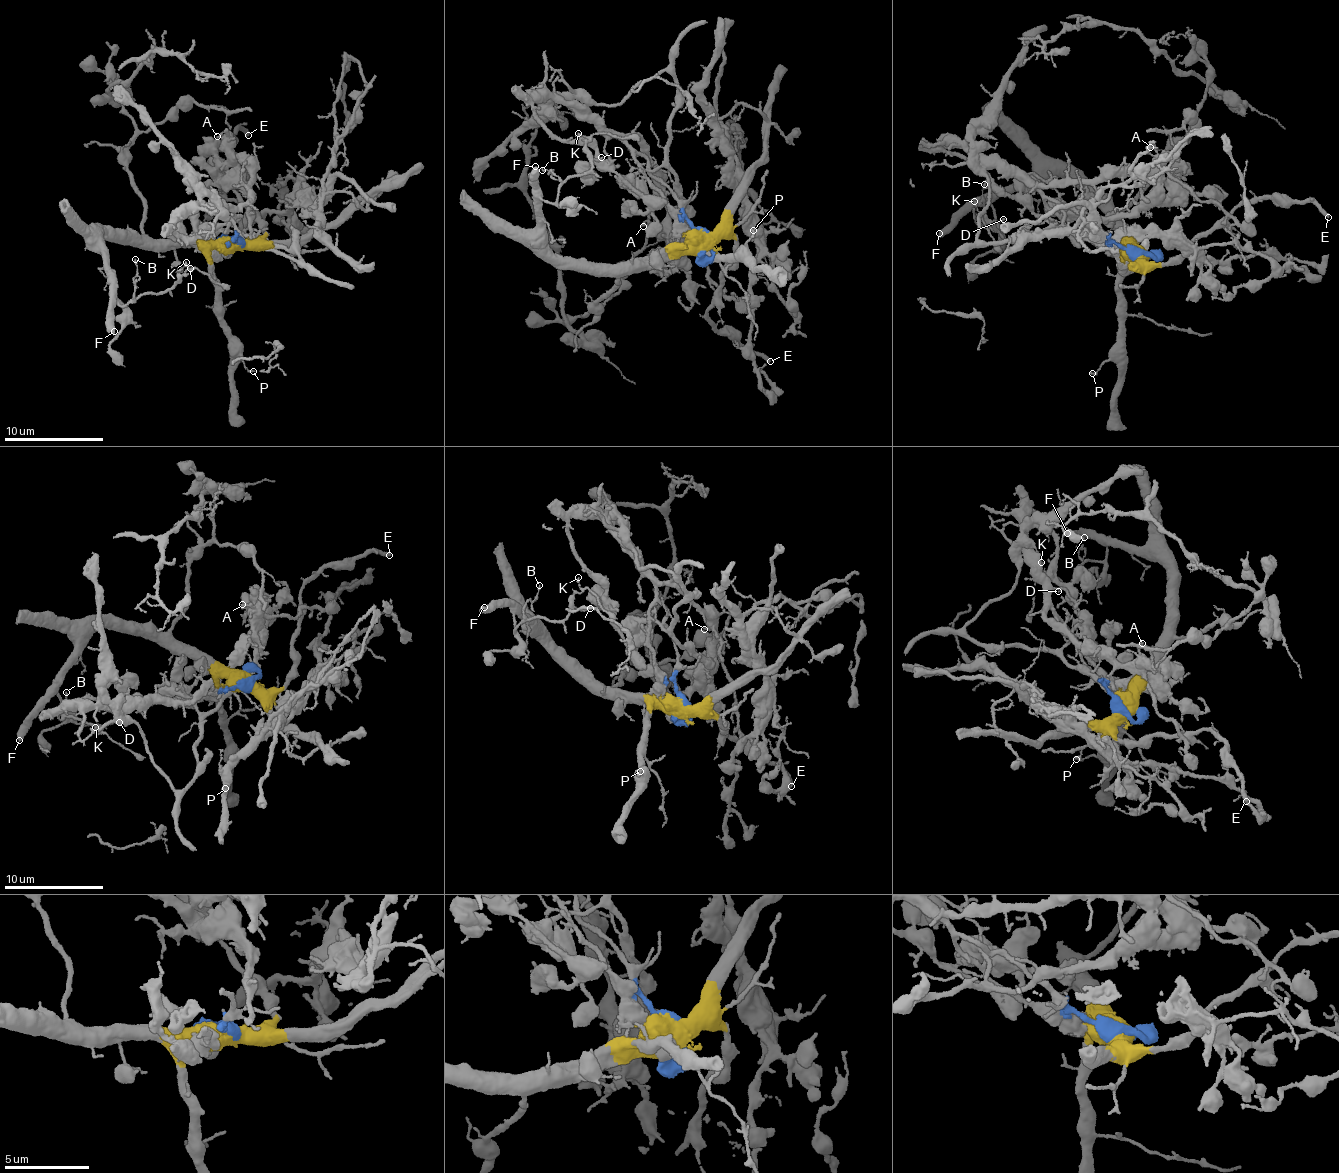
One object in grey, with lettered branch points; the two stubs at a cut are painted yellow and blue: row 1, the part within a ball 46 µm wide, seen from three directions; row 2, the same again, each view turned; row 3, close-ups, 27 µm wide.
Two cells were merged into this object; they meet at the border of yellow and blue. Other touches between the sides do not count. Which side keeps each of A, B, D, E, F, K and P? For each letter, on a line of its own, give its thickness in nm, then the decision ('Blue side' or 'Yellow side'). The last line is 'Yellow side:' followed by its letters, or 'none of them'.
A: Thickness 140 nm. Blue side
B: Thickness 110 nm. Yellow side
D: Thickness 120 nm. Yellow side
E: Thickness 320 nm. Yellow side
F: Thickness 460 nm. Yellow side
K: Thickness 130 nm. Yellow side
P: Thickness 140 nm. Yellow side
Yellow side: B, D, E, F, K, P

